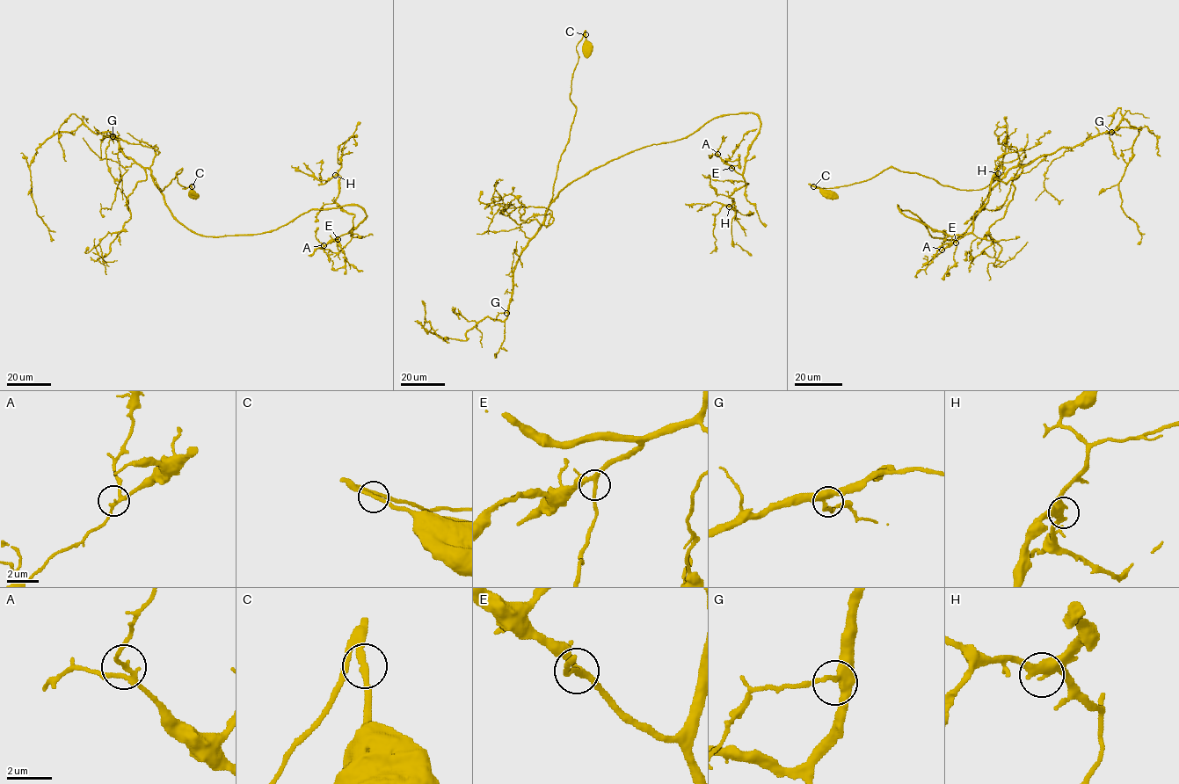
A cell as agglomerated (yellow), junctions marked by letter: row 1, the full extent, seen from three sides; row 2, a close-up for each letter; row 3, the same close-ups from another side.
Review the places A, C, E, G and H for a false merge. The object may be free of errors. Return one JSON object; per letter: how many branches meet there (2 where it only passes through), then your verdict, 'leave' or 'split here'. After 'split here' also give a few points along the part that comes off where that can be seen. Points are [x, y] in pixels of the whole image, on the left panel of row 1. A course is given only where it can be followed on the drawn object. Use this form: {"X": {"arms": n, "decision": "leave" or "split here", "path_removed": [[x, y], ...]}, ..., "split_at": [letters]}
{"A": {"arms": 3, "decision": "leave"}, "C": {"arms": 2, "decision": "leave"}, "E": {"arms": 3, "decision": "leave"}, "G": {"arms": 3, "decision": "leave"}, "H": {"arms": 2, "decision": "leave"}, "split_at": []}

